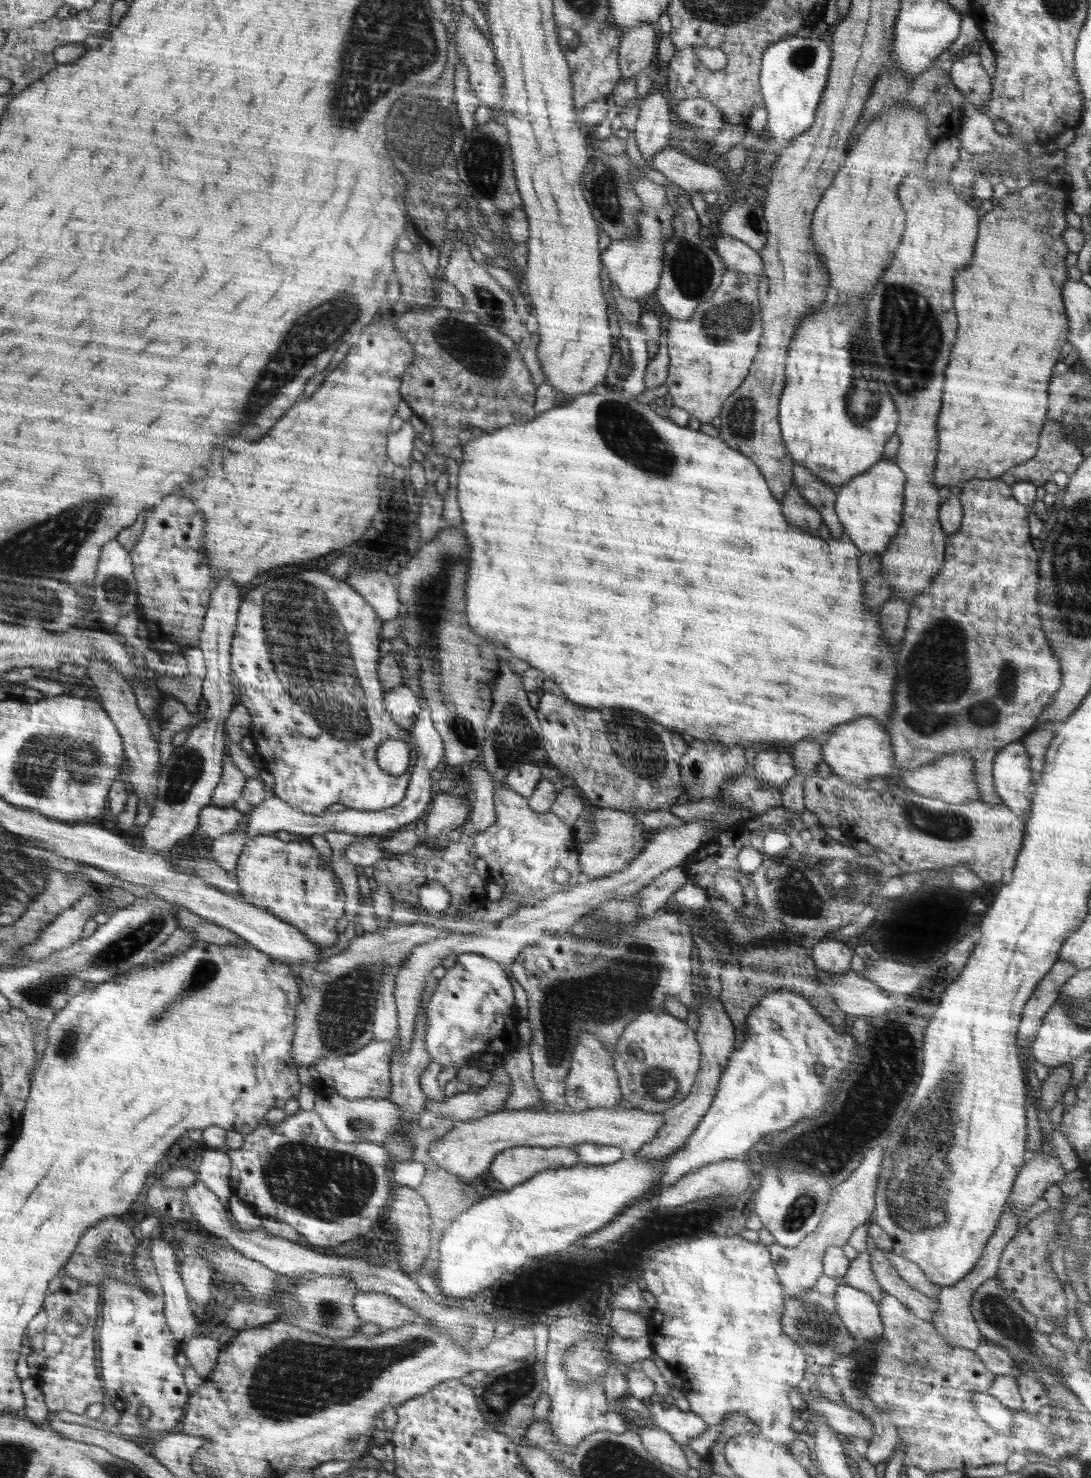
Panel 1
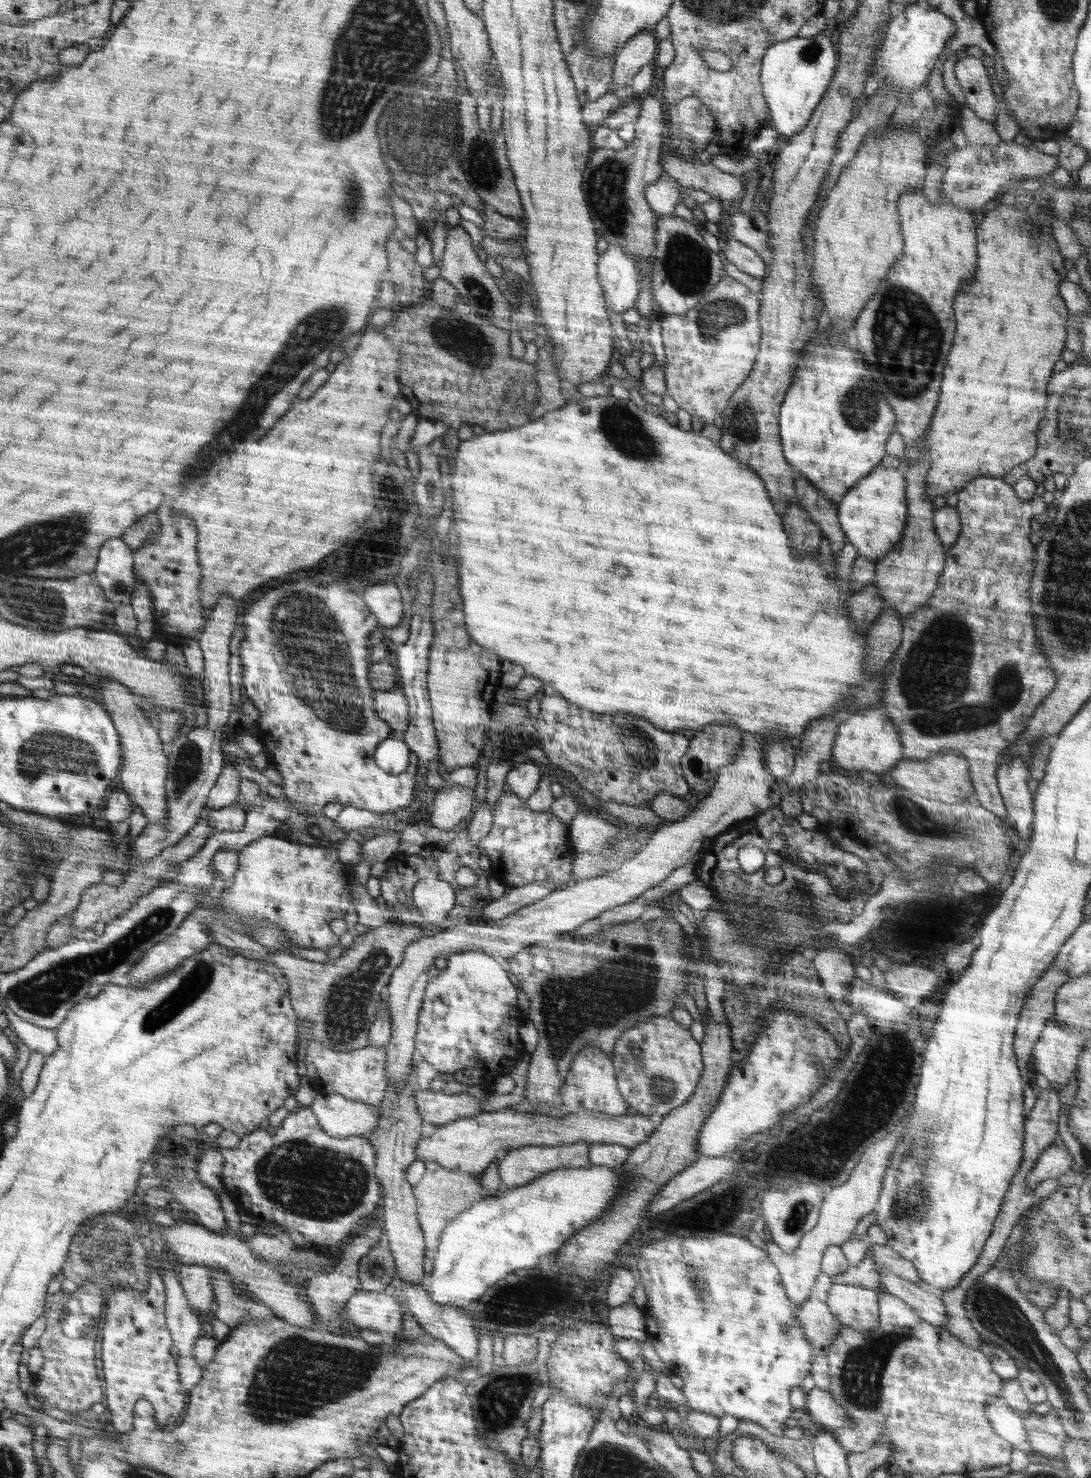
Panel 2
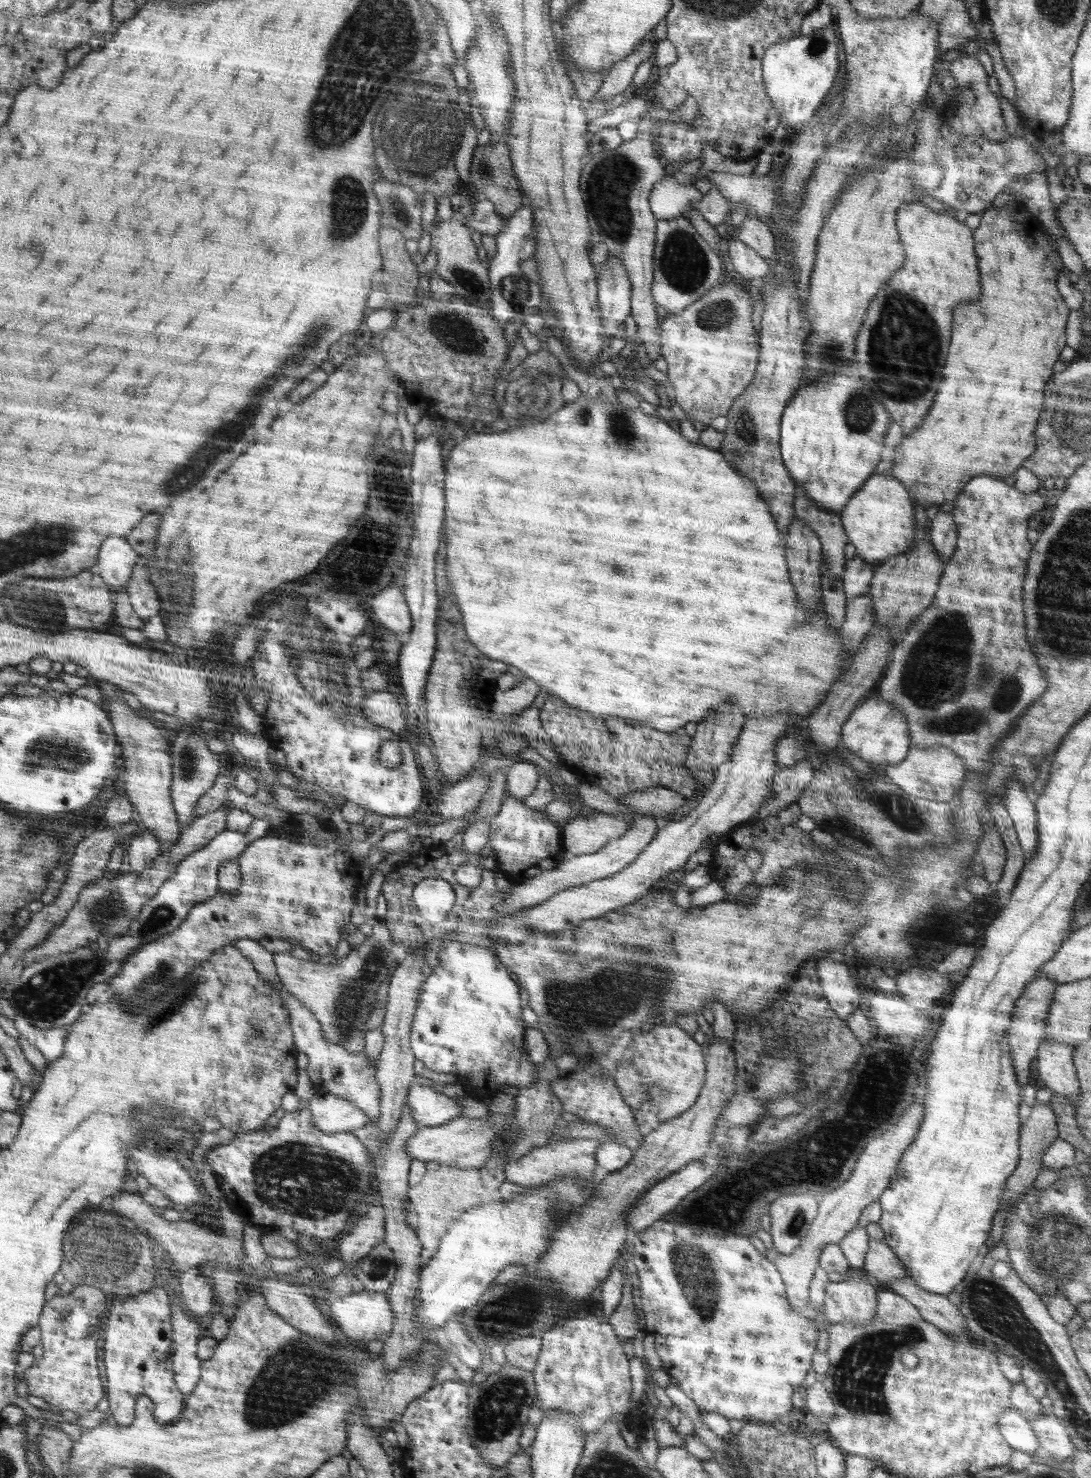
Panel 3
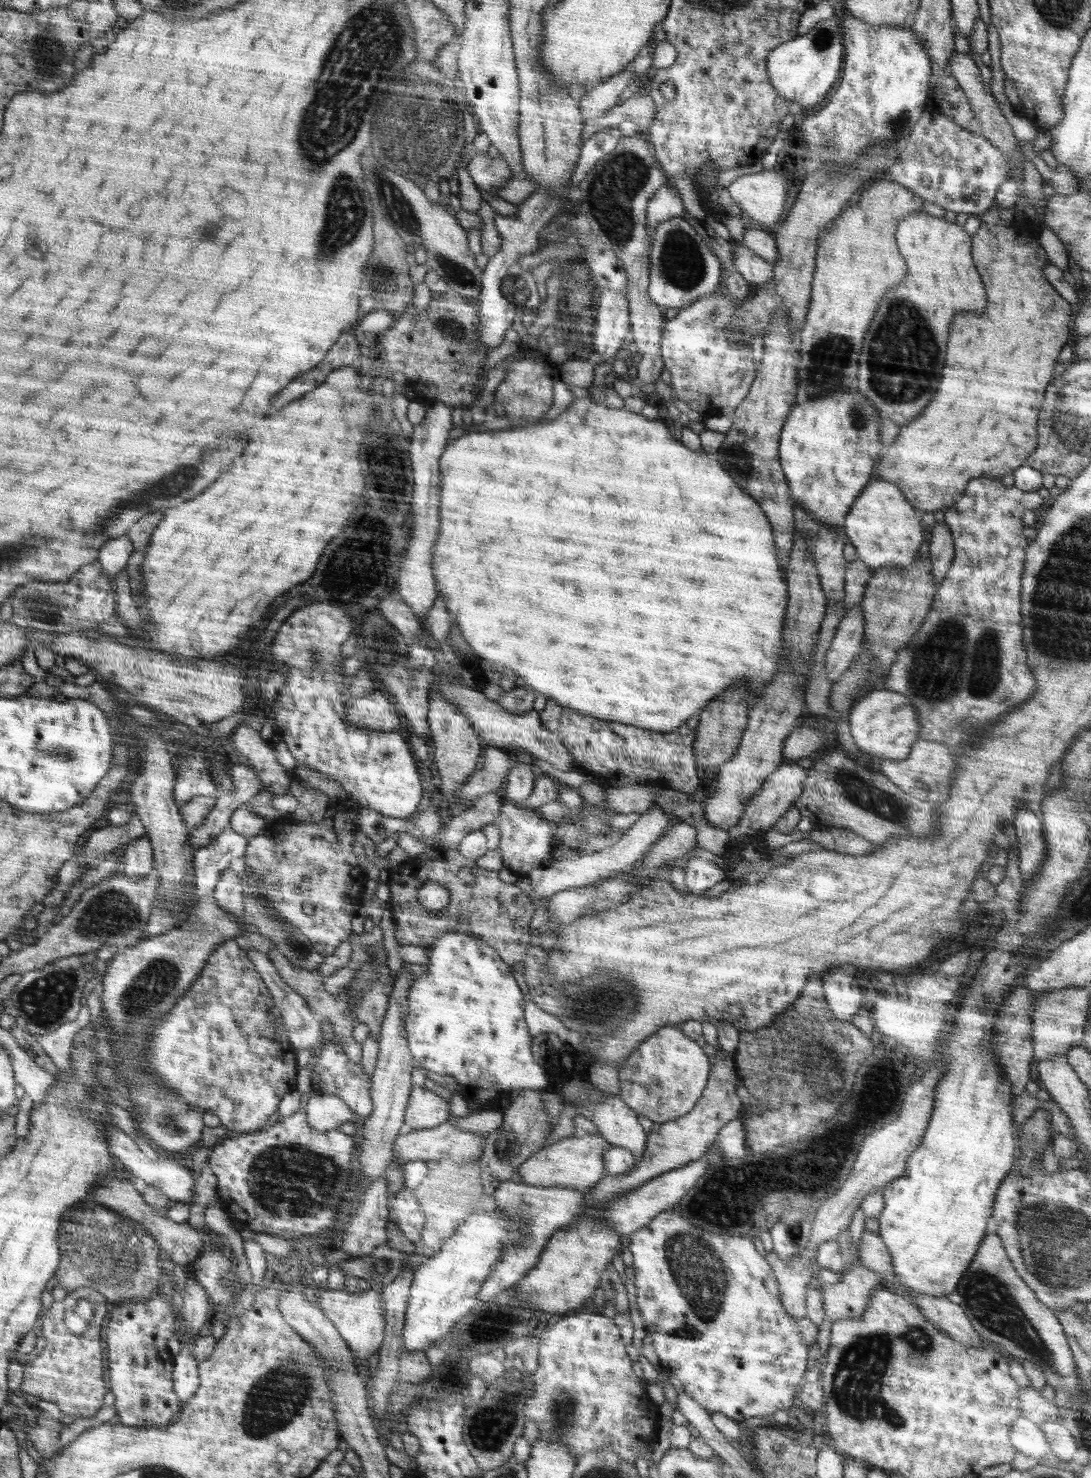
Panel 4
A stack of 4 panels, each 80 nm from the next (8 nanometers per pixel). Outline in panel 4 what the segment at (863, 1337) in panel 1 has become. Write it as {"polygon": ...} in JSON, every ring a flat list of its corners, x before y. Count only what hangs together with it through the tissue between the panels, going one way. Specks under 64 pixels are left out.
{"polygon":[[859,1259,848,1266,843,1278,842,1282,822,1287,823,1307,828,1318,832,1314,832,1322,860,1318,872,1293,884,1279,882,1274,870,1270]]}

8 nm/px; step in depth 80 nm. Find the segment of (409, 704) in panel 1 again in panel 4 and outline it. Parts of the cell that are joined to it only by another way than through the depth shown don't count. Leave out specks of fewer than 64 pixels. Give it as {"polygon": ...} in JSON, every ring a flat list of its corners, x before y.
{"polygon":[[383,691,352,698,347,702,345,713,347,723,355,727,386,732,398,731,400,728,400,712]]}

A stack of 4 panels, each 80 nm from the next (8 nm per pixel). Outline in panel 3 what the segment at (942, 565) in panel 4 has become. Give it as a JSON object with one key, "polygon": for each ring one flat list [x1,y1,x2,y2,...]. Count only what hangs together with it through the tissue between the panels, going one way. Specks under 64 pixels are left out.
{"polygon":[[938,512,932,521,929,540,937,550,940,562,948,563,957,545,957,526,950,513]]}

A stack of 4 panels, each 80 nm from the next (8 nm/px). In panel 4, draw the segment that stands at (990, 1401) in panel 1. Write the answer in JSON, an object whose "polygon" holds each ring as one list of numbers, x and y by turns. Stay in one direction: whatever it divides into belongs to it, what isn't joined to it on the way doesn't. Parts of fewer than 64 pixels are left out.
{"polygon":[[1020,1417,1018,1420,1014,1420,1012,1424,1012,1430,1008,1432,1008,1438,1010,1438,1010,1444,1023,1454,1036,1458,1053,1458,1053,1453,1049,1447,1044,1433,1040,1430,1040,1426,1034,1424,1025,1417]]}

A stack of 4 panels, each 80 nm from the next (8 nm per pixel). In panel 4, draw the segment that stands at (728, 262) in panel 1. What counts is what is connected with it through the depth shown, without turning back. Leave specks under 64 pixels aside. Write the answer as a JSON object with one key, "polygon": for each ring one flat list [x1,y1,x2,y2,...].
{"polygon":[[732,243,734,264,744,280,765,285,773,278,773,263,760,258,742,243]]}

